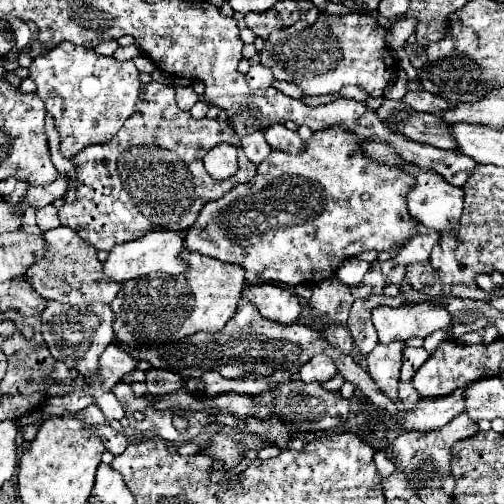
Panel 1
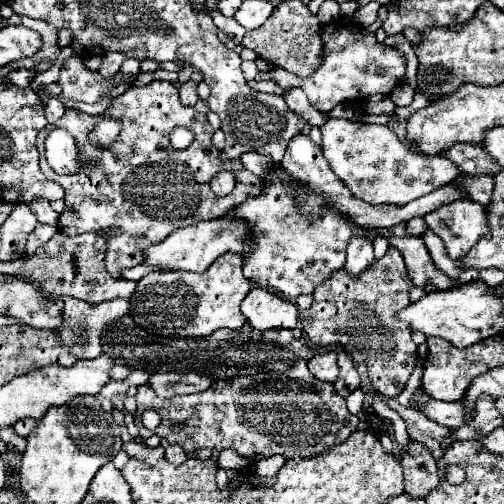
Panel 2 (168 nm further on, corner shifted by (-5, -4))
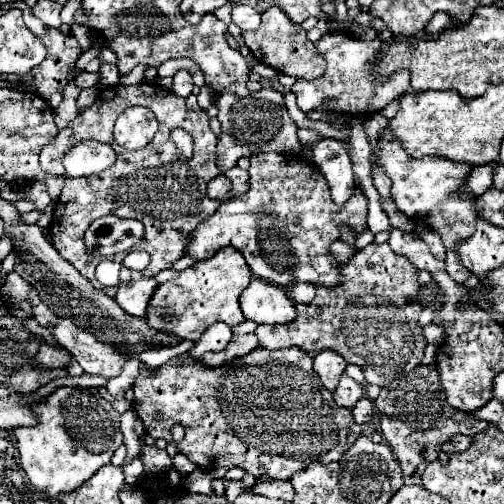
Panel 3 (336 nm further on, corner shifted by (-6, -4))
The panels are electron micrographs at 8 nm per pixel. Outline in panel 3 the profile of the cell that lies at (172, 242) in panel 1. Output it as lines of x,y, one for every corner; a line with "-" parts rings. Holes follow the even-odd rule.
269,151
269,153
253,153
249,159
251,159
251,167
249,167
249,191
247,191
245,195
229,197
227,201
223,201
223,203
219,205
219,209
217,209
211,217
207,217
203,223
197,225
195,235
191,237
191,243
189,243
189,247
187,247
187,255
195,257
195,259
207,259
207,257
215,255
215,251
219,251
219,249
223,249
223,247
227,247
227,245
233,245
235,249
241,251
241,255
245,257
249,269
251,269
253,275
257,275
259,279
277,283
277,285
281,285
281,287
291,287
293,283
311,283
311,285
315,285
315,287
317,287
317,285
323,285
323,287
327,287
327,289
337,287
339,281
341,281
341,265
339,265
337,259
333,259
329,247
331,247
331,243
335,243
337,239
343,237
343,235
341,235
341,227
343,227
343,225
349,225
351,231
355,231
355,237
359,237
359,235
367,229
367,197
365,197
365,193
363,193
359,187
355,187
355,191
353,191
353,195
349,197
349,201
347,201
343,207
337,207
337,205
333,203
333,199
331,199
331,191
329,191
327,179
323,179
323,175
319,173
319,169
317,169
313,163
311,163
311,165
307,163
307,167
305,167
305,161
301,161
301,169
299,169
299,159
289,161
289,155
287,155
287,161
285,161
285,167
287,167
287,169
283,171
283,155
279,155
279,153
275,153
275,151

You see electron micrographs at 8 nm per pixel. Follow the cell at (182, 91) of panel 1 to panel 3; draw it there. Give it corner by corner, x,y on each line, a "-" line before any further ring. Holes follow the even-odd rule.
179,69
173,77
173,91
179,97
189,97
193,91
193,79
185,69

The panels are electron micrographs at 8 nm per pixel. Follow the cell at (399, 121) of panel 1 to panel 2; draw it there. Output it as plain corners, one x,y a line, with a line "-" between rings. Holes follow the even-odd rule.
454,143
452,149
446,149
442,153
442,157
452,159
460,173
490,171
490,175
496,175
500,169
498,163
494,163
494,159
490,159
490,155
486,155
486,151
474,143

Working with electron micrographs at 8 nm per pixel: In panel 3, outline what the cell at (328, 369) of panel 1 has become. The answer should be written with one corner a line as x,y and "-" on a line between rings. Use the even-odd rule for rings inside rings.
331,349
319,351
313,359
313,369
319,375
321,383
325,385
325,389
329,389
329,391
335,391
339,377
345,373
345,367
347,367
345,359

